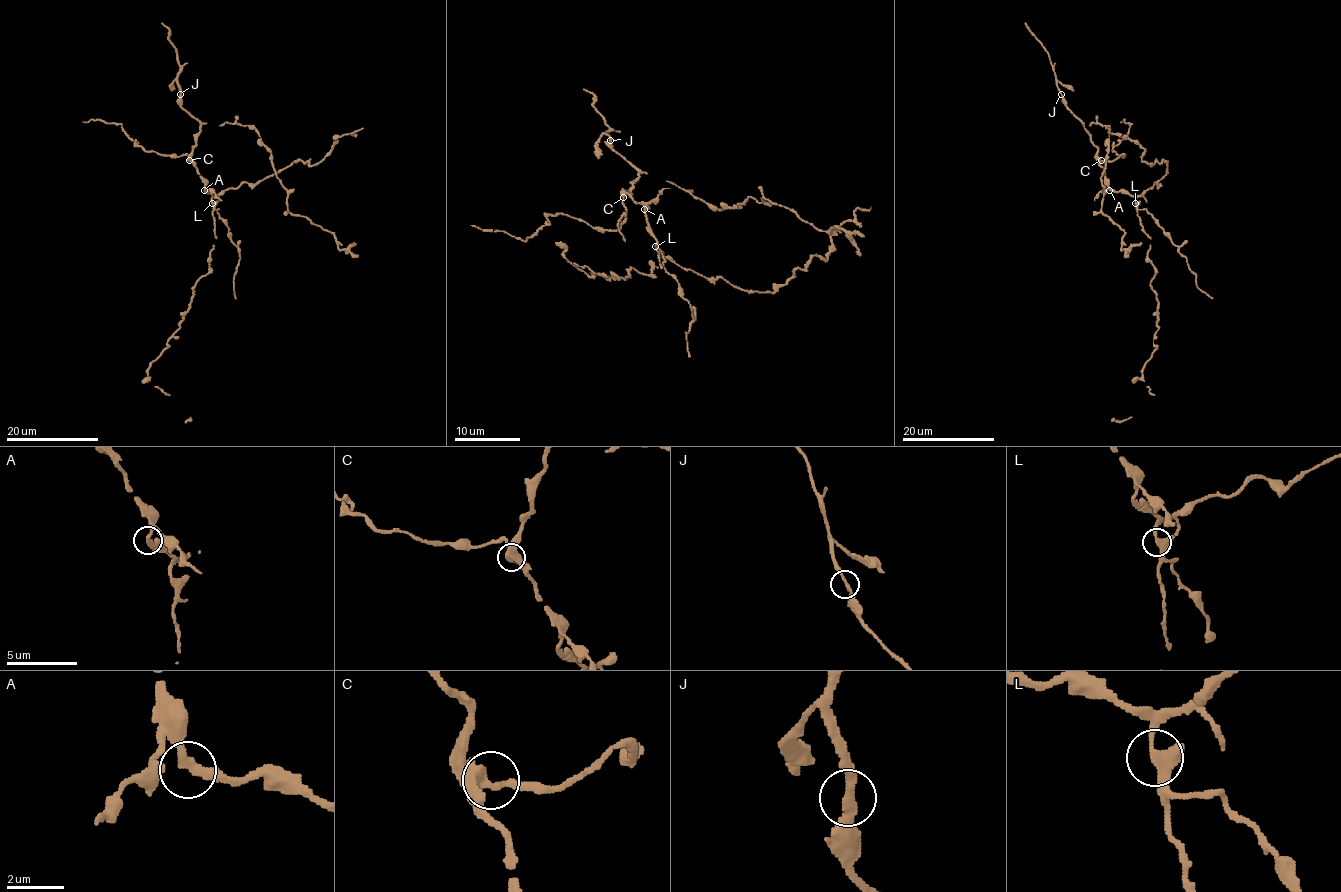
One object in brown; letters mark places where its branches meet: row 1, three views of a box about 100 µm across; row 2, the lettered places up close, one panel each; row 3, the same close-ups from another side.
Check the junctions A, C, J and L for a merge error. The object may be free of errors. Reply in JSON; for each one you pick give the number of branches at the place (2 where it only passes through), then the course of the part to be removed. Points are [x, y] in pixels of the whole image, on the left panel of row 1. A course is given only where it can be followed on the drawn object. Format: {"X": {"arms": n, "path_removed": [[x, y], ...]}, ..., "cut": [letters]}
{"cut": []}

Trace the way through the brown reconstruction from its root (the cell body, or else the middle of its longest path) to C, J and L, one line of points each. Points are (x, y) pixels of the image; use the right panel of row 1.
C: (1110, 189), (1099, 161), (1101, 160)
J: (1110, 189), (1091, 134), (1061, 94)
L: (1110, 189), (1126, 191), (1135, 204)

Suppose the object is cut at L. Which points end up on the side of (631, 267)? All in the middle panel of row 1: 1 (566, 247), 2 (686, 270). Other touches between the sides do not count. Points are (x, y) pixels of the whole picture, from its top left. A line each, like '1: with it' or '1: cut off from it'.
1: with it
2: cut off from it

